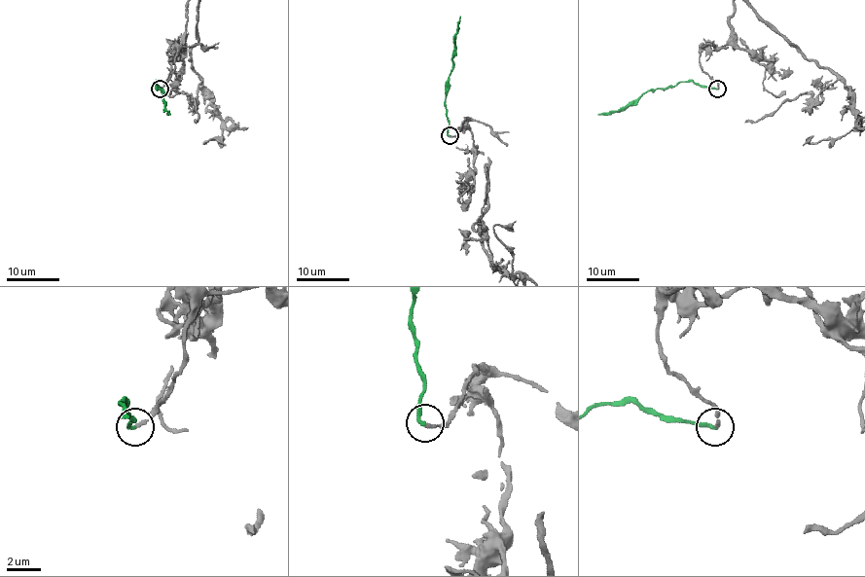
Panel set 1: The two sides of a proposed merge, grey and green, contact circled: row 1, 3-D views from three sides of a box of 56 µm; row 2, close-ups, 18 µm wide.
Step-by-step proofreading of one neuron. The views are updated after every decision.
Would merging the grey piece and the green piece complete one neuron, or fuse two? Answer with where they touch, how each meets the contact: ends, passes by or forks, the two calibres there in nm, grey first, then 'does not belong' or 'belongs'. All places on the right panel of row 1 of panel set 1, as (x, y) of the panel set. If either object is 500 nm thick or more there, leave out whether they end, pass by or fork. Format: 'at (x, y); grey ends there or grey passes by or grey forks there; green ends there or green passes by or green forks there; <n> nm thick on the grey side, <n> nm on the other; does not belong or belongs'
at (717, 89); grey ends there; green ends there; 200 nm thick on the grey side, 200 nm on the other; belongs

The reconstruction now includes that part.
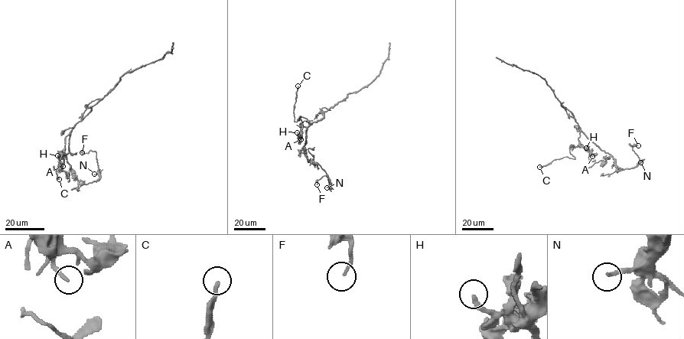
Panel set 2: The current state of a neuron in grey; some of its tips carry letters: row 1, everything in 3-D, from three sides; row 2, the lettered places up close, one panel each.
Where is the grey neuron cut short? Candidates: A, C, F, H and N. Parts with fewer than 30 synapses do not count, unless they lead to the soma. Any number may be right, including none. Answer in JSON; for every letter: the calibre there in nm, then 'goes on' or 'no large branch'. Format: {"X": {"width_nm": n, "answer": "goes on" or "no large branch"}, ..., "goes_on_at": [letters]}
{"A": {"width_nm": 150, "answer": "no large branch"}, "C": {"width_nm": 200, "answer": "no large branch"}, "F": {"width_nm": 130, "answer": "no large branch"}, "H": {"width_nm": 180, "answer": "no large branch"}, "N": {"width_nm": 180, "answer": "no large branch"}, "goes_on_at": []}

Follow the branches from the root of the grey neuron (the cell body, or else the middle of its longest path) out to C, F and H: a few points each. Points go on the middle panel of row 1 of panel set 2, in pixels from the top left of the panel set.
C: (312, 123), (308, 127), (303, 126), (299, 116), (294, 121), (294, 106), (298, 86)
F: (312, 123), (307, 128), (304, 154), (320, 167), (330, 183), (323, 176), (317, 184)
H: (312, 123), (308, 127), (303, 125), (302, 132), (297, 132)

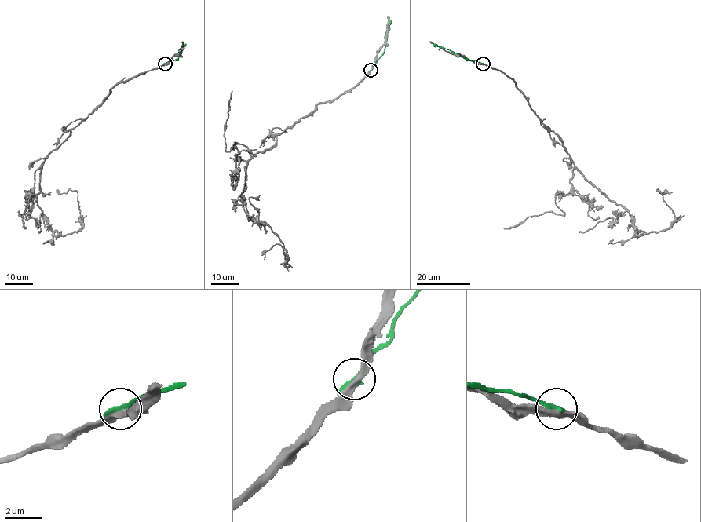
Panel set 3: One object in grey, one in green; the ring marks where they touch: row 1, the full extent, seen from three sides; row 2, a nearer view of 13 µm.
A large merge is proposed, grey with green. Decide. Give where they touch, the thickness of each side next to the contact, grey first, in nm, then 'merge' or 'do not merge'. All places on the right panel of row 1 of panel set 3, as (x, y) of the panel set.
at (483, 63); 320 nm thick on the grey side, 300 nm on the other; do not merge

